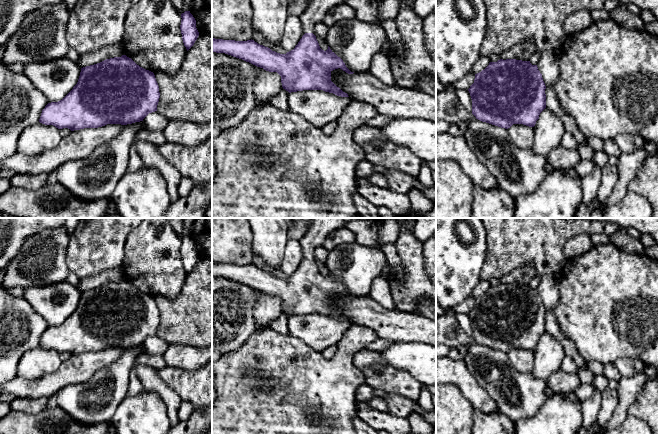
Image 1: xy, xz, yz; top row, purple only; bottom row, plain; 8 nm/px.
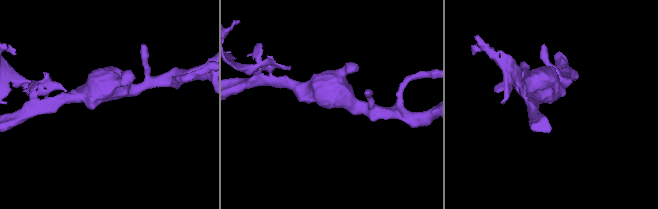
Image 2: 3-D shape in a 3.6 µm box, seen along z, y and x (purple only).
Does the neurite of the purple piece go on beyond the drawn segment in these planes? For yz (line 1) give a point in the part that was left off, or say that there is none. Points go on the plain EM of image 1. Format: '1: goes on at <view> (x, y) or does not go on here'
1: does not go on here

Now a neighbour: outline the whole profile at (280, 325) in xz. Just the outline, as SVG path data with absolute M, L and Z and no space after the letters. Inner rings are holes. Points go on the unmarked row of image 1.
M282 313L272 324L271 329L278 332L279 334L289 334L288 329L289 317L285 313Z

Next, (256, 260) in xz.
M253 253L253 255L252 255L252 264L254 264L255 266L257 266L260 269L263 269L263 270L268 271L268 272L272 272L277 277L280 277L280 278L286 278L287 277L287 275L285 273L283 273L282 271L274 270L274 269L270 268L268 265L266 265L263 262L261 257L255 253Z

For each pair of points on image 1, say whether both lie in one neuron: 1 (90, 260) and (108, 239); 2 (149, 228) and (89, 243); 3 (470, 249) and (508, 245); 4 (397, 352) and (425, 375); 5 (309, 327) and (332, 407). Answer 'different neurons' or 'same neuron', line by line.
1: same neuron
2: different neurons
3: different neurons
4: same neuron
5: different neurons

